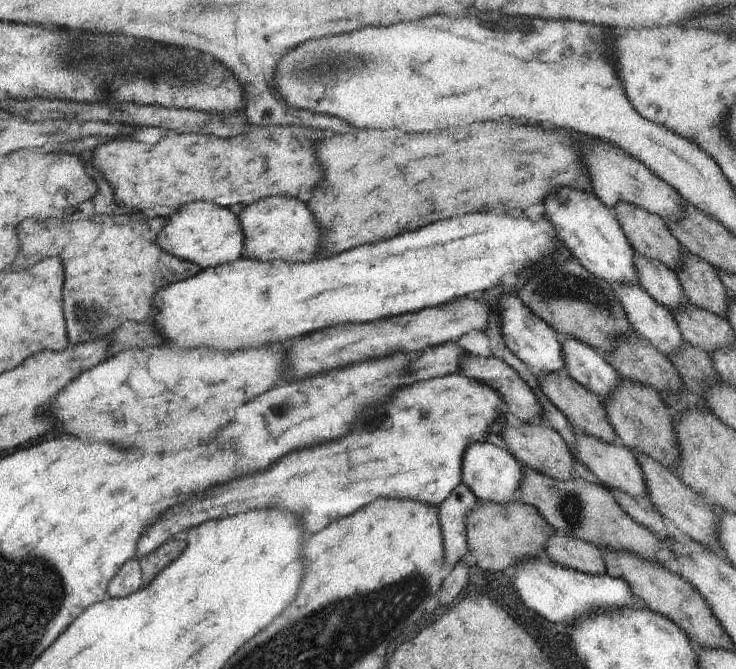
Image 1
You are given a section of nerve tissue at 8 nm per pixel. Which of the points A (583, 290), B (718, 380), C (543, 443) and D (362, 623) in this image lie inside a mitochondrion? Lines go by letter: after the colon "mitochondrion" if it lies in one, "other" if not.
A: mitochondrion
B: other
C: other
D: mitochondrion

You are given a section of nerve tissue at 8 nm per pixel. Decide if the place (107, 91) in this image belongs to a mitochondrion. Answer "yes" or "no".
no

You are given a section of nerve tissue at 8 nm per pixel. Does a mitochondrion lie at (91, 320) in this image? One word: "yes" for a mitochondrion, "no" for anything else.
yes

